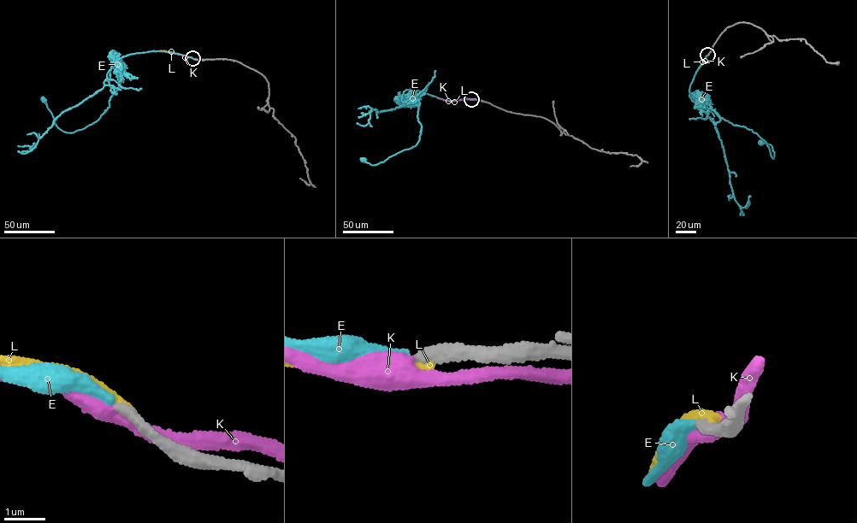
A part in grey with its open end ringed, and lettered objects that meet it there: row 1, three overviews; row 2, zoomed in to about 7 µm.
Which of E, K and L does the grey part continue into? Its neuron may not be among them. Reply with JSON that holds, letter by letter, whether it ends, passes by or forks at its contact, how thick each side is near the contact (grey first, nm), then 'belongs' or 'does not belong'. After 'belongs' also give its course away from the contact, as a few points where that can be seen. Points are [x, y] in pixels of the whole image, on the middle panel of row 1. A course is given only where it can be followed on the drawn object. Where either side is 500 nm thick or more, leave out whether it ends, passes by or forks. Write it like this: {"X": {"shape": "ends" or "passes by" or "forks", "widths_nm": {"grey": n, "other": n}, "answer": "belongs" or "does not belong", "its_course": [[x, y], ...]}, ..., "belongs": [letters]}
{"E": {"shape": "ends", "widths_nm": {"grey": 240, "other": 280}, "answer": "belongs", "its_course": [[470, 99], [452, 101], [404, 91], [402, 101], [419, 103], [422, 126], [416, 144], [378, 164], [363, 160]]}, "K": {"shape": "passes by", "widths_nm": {"grey": 280, "other": 440}, "answer": "does not belong"}, "L": {"shape": "ends", "widths_nm": {"grey": 320, "other": 320}, "answer": "does not belong"}, "belongs": ["E"]}

